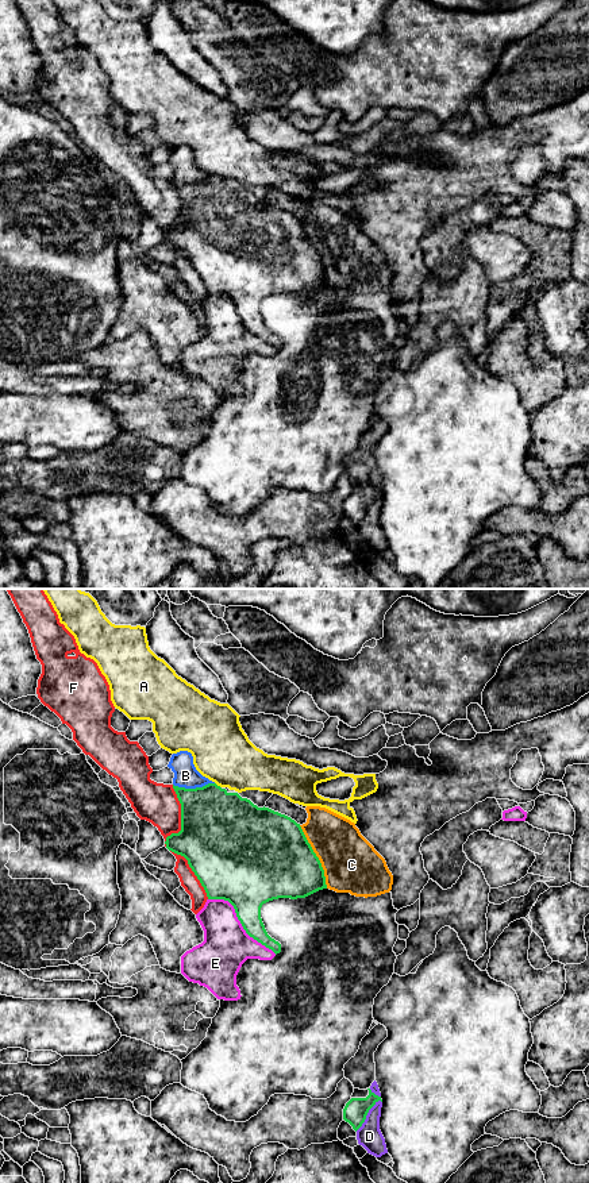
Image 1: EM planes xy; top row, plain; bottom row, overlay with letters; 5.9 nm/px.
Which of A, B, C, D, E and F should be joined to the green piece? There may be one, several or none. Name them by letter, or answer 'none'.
B

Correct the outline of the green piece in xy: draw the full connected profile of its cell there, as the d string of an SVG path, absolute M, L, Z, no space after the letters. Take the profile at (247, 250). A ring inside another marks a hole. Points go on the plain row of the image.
M188 146L173 149L168 162L174 167L173 184L181 199L181 226L166 232L166 243L188 255L208 294L228 296L234 301L246 328L276 350L280 348L281 339L267 330L262 317L262 300L278 293L305 293L319 285L327 284L322 258L308 238L300 219L269 203L258 203L250 194L242 193L238 188L228 188L203 172L196 165L193 151Z

